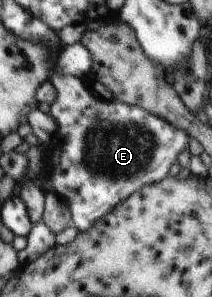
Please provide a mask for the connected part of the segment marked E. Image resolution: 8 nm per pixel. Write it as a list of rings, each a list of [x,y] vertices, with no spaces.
[[[54,69],[50,81],[57,89],[56,101],[52,103],[50,113],[57,125],[53,137],[60,139],[60,145],[52,149],[52,159],[47,166],[43,187],[46,194],[54,192],[71,206],[73,225],[79,233],[88,233],[105,215],[116,210],[134,192],[164,179],[168,169],[176,161],[178,153],[186,149],[189,134],[143,107],[133,106],[114,98],[104,100],[96,97],[88,88],[88,80],[63,76]]]

